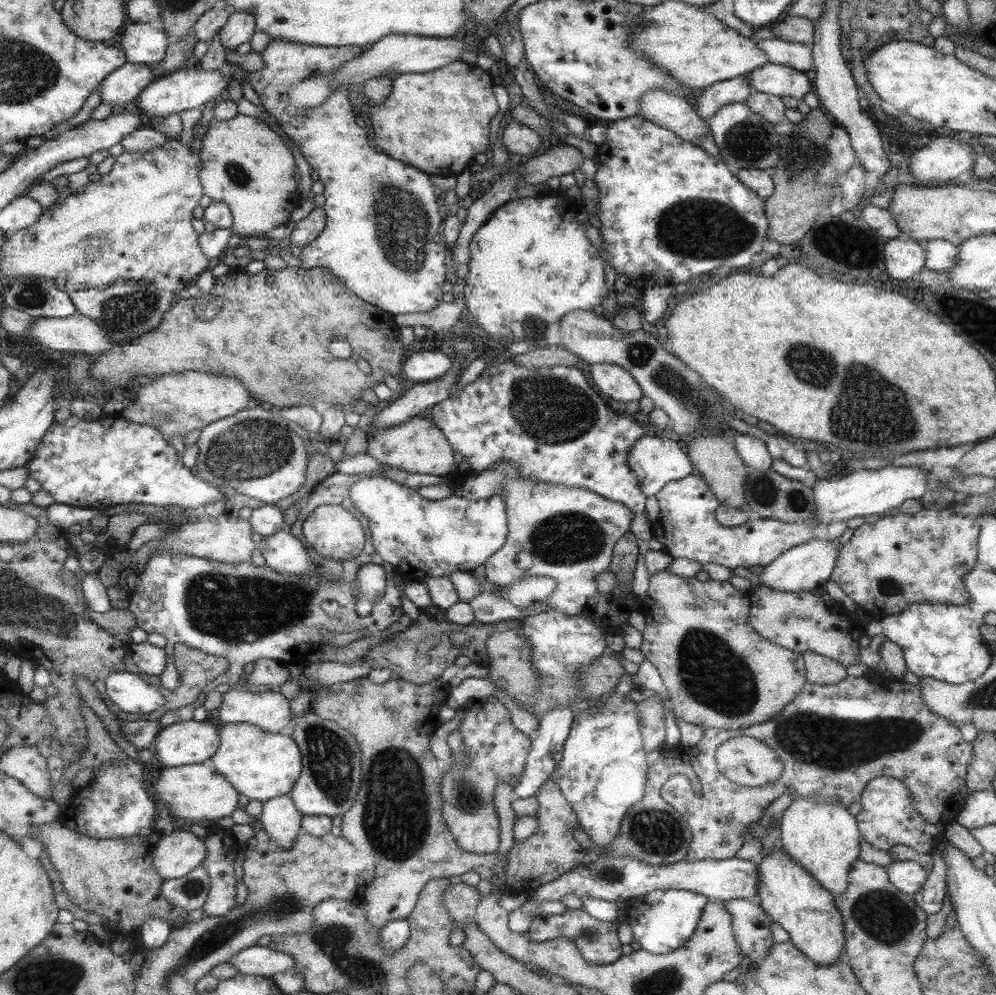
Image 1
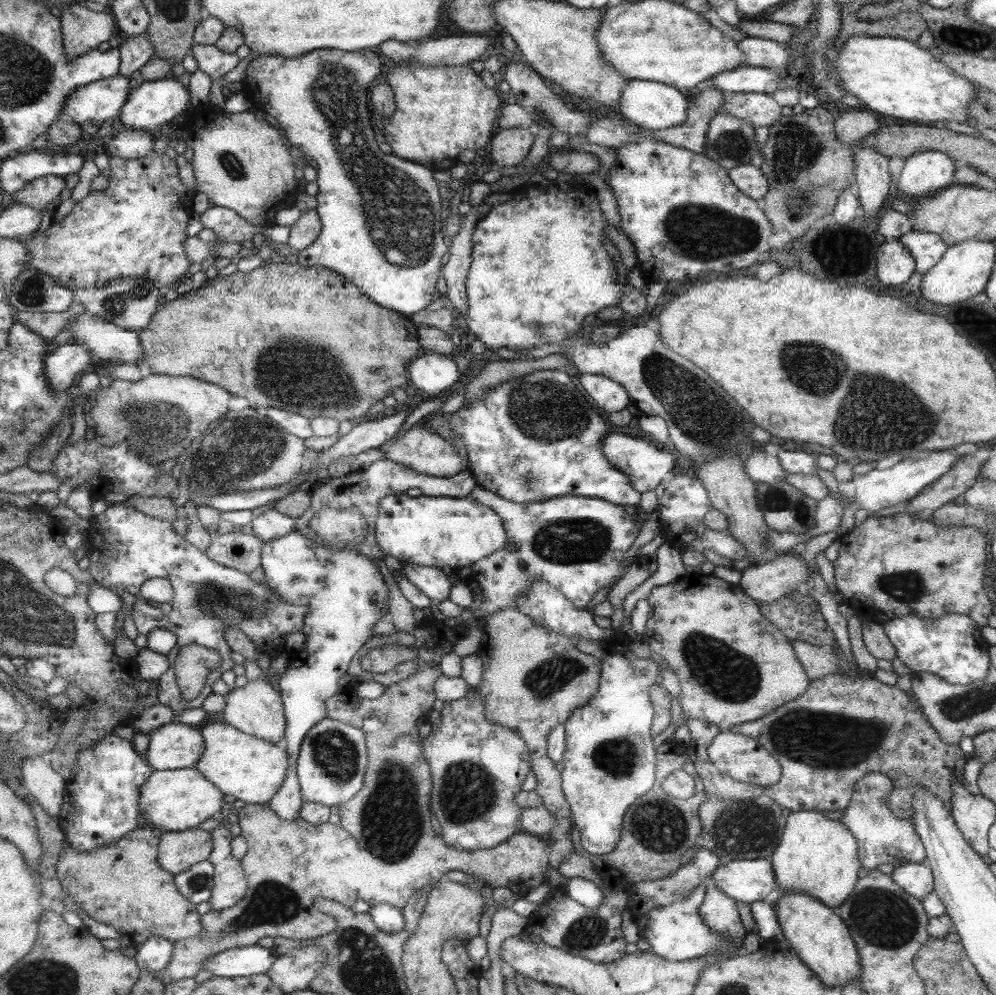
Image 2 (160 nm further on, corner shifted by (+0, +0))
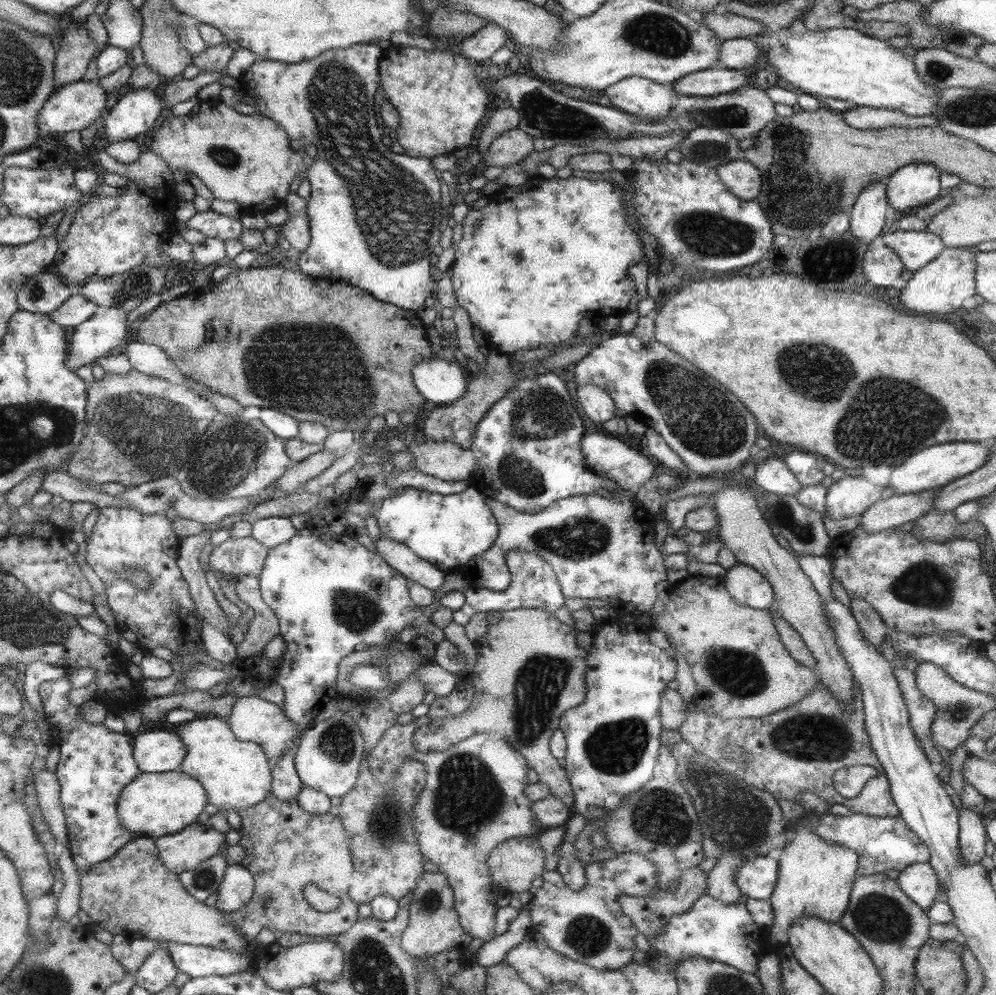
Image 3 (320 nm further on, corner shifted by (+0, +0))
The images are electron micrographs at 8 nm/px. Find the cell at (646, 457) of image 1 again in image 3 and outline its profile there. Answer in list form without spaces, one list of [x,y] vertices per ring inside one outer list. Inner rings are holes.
[[[584,432],[580,448],[587,467],[595,475],[615,483],[619,489],[631,490],[633,484],[641,486],[641,482],[653,478],[653,466],[619,439]]]

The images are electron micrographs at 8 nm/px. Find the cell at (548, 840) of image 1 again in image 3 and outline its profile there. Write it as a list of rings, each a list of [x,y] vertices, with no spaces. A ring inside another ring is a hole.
[[[519,608],[511,611],[495,611],[486,614],[485,634],[472,643],[475,647],[476,662],[470,670],[475,685],[475,697],[467,710],[459,716],[433,719],[427,725],[414,730],[413,749],[417,752],[441,752],[470,739],[472,735],[496,732],[503,741],[515,749],[526,761],[526,767],[537,773],[538,780],[549,787],[550,794],[556,796],[571,810],[574,802],[573,789],[566,775],[550,753],[550,736],[557,730],[557,720],[570,708],[575,708],[586,698],[586,656],[587,653],[575,644],[577,631],[545,610],[539,608]]]

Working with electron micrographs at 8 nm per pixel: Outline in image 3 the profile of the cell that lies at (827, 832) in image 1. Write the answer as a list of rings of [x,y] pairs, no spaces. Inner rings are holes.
[[[777,799],[782,818],[793,828],[793,835],[783,846],[778,860],[778,882],[767,900],[772,910],[772,925],[769,928],[772,942],[787,943],[788,928],[804,916],[814,916],[827,922],[837,923],[849,907],[849,892],[855,868],[858,868],[858,853],[844,846],[820,840],[803,823],[799,823],[804,809],[793,801]]]

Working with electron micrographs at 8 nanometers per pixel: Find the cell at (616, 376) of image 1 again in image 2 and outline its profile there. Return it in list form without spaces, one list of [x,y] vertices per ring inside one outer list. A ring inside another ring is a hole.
[[[580,373],[579,384],[603,413],[619,412],[631,406],[628,394],[614,380],[600,374]]]

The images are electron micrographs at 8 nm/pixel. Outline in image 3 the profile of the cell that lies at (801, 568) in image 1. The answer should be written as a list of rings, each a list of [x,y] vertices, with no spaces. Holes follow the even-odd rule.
[[[736,562],[721,577],[727,593],[739,605],[758,610],[768,610],[774,606],[774,594],[769,581],[750,565]]]

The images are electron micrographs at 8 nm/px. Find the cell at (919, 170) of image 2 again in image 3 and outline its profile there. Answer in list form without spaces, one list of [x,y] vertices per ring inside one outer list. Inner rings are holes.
[[[913,162],[898,168],[884,181],[886,201],[897,215],[923,207],[942,194],[940,170],[933,164]]]

